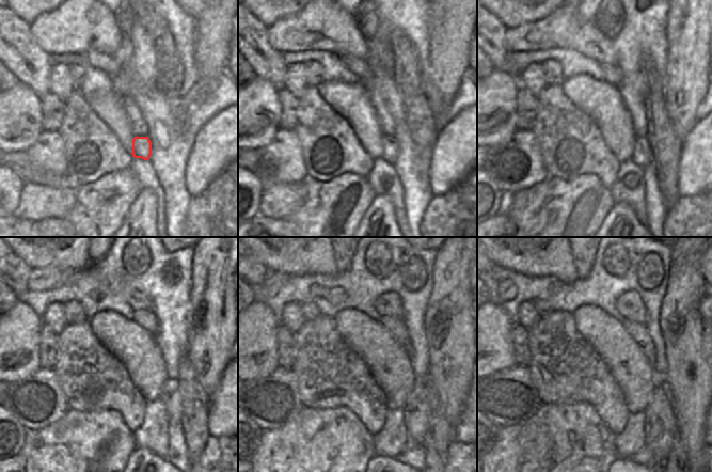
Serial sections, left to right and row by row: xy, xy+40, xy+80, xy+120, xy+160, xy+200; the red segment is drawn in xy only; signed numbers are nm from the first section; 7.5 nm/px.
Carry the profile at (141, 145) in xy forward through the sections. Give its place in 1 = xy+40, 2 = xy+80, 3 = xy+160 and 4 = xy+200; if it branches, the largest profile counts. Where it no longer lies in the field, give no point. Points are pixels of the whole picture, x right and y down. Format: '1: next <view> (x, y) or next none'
1: next xy+40 (390, 146)
2: next xy+80 (643, 155)
3: next xy+160 (416, 407)
4: next xy+200 (661, 428)

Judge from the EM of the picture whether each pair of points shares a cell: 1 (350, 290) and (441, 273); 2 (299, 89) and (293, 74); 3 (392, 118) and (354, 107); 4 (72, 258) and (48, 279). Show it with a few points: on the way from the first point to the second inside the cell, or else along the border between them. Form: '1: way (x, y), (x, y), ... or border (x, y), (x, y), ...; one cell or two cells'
1: border (436, 251), (431, 272), (431, 293), (427, 300); two cells
2: way (298, 85), (295, 77); one cell
3: border (366, 90), (381, 130), (384, 134); two cells
4: border (34, 268), (60, 267), (74, 271); two cells

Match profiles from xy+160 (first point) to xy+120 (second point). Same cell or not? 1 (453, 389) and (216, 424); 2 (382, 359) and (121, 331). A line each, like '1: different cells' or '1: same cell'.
1: different cells
2: same cell

